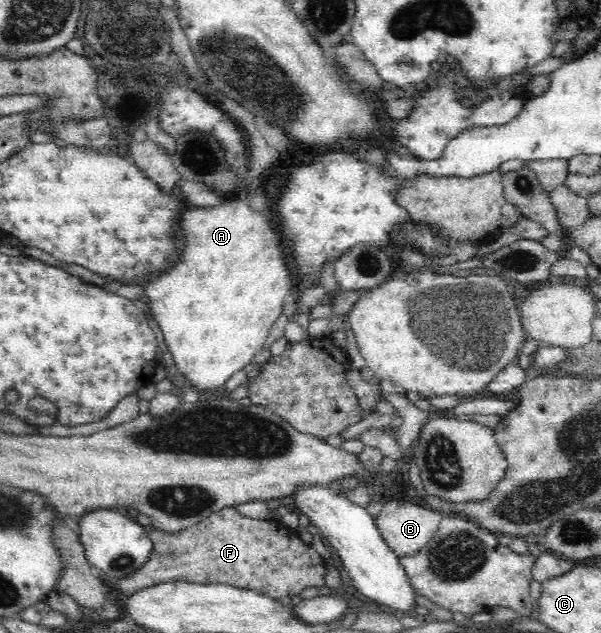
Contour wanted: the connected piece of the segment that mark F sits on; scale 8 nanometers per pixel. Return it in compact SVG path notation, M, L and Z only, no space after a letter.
M227 507L212 512L201 522L188 526L181 532L169 534L152 527L148 530L149 539L153 541L153 552L137 572L127 578L111 579L113 588L124 595L133 595L146 587L171 581L187 581L201 585L223 584L236 588L255 590L259 594L279 600L283 596L299 596L305 588L315 586L321 589L326 586L325 566L323 559L311 545L301 541L297 531L283 525L281 520L249 518L237 511L236 507Z

